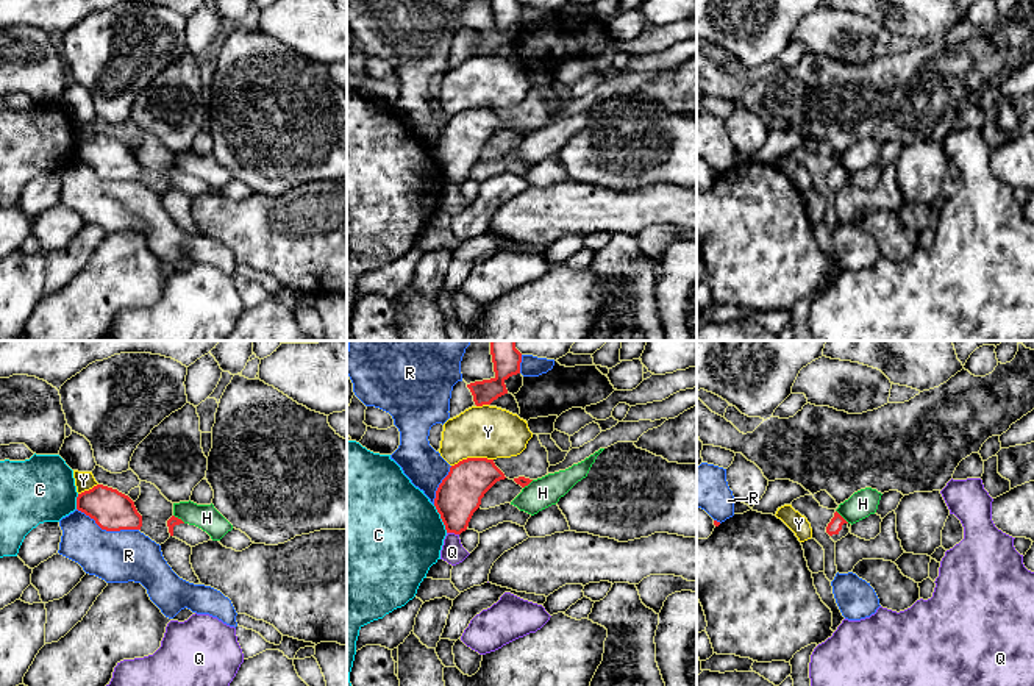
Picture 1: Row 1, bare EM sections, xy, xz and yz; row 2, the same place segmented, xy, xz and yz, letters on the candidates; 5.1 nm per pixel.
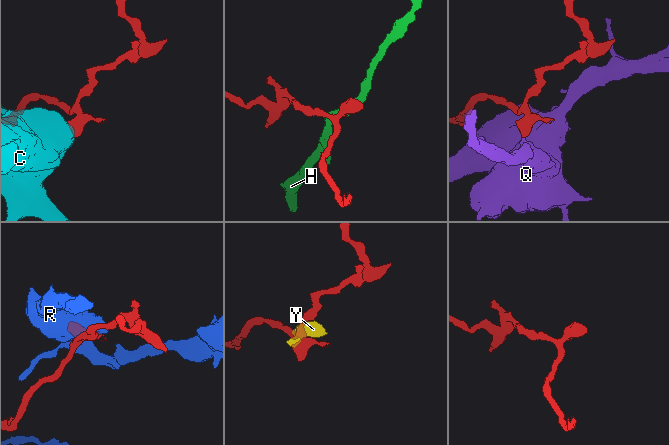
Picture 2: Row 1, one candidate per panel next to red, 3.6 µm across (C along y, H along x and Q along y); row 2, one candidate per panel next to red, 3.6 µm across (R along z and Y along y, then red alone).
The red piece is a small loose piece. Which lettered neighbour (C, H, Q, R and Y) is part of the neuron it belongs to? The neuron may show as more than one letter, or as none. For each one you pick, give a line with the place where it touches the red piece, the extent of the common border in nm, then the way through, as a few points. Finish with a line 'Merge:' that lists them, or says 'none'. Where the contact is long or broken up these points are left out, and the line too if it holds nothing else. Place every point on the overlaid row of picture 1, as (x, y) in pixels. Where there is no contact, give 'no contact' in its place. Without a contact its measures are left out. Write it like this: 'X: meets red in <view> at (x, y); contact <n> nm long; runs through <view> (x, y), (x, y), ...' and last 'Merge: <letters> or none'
Merge: none

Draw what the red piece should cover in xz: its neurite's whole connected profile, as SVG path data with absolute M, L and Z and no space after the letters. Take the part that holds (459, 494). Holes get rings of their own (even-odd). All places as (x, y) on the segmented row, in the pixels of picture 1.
M467 458L451 466L434 498L447 533L465 531L484 494L505 478L494 459L487 458Z

